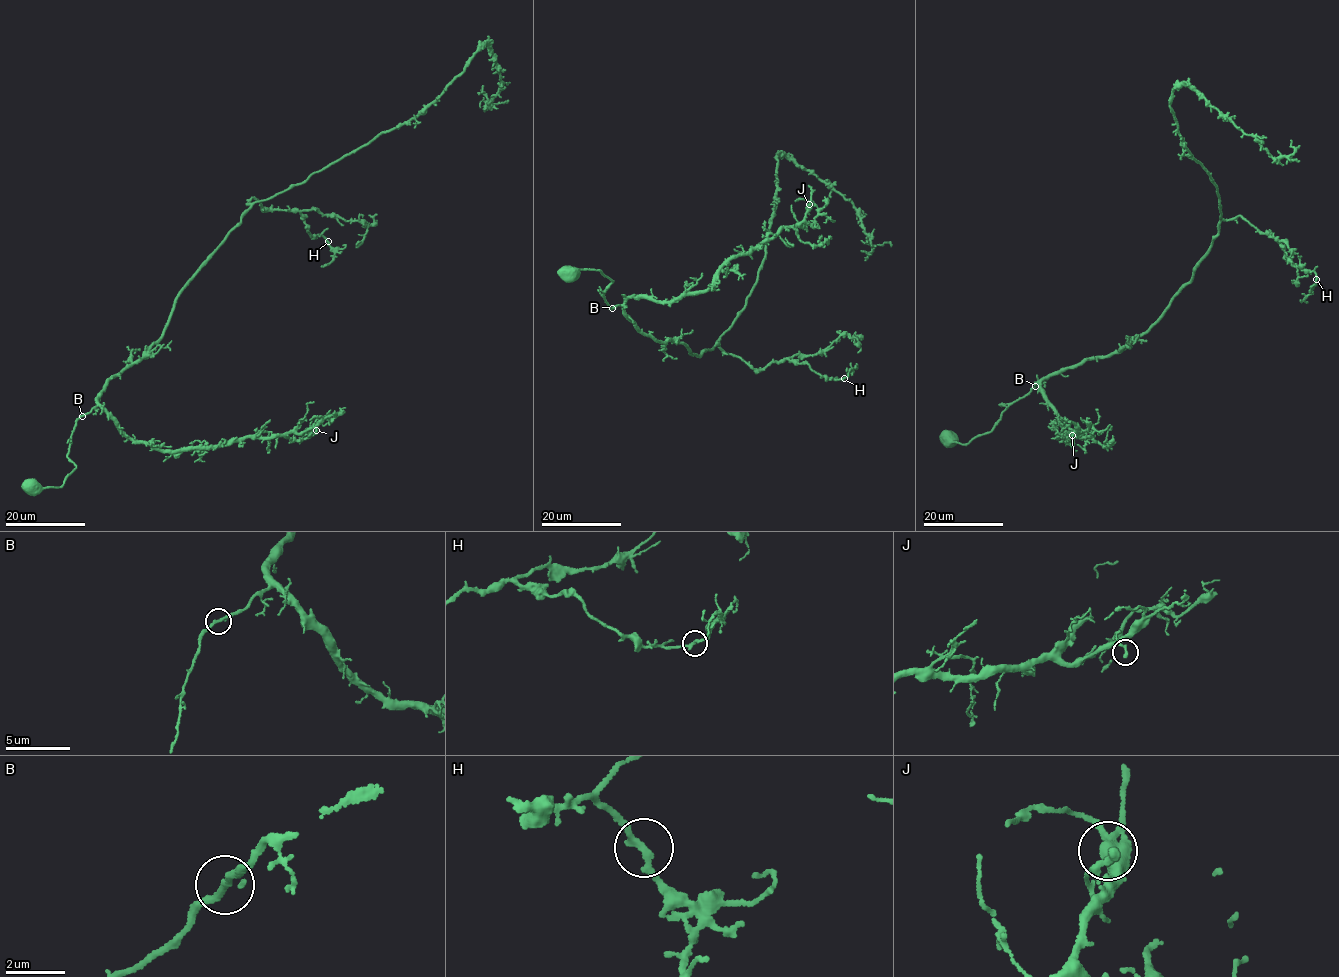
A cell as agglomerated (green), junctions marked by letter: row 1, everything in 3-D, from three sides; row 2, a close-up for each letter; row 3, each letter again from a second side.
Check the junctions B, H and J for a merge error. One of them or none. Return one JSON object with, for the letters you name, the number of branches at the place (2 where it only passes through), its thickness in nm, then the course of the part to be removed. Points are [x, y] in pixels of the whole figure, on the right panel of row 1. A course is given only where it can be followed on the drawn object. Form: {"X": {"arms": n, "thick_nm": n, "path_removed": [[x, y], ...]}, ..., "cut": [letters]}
{"cut": []}

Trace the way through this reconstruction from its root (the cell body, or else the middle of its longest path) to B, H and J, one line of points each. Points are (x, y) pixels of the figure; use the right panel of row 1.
B: (946, 440), (966, 444), (988, 433), (1001, 418), (1003, 410), (1035, 385)
H: (946, 440), (988, 433), (1041, 380), (1140, 336), (1189, 282), (1221, 219), (1272, 234), (1316, 279)
J: (946, 440), (966, 444), (988, 433), (1045, 378), (1065, 426), (1058, 437), (1072, 435)

